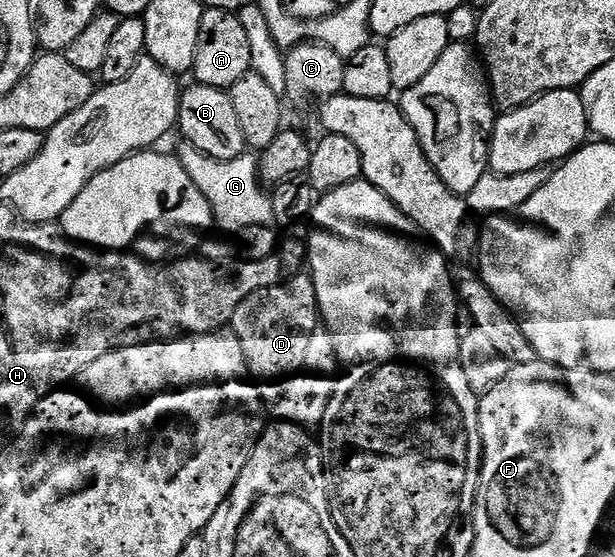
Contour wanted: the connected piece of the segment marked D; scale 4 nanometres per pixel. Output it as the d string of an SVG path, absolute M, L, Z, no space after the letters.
M302 273L283 281L283 285L271 285L251 293L235 309L231 330L239 345L243 345L243 357L247 357L249 374L262 384L272 379L288 380L304 368L307 361L307 341L319 325L317 294L312 274Z

